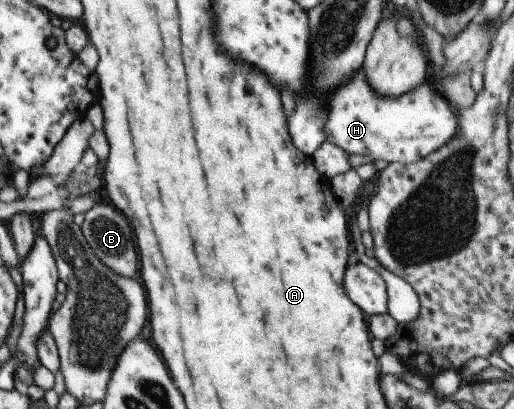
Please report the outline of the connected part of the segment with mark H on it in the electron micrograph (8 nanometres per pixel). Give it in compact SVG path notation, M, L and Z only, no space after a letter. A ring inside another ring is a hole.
M362 72L334 92L328 94L328 116L324 124L326 141L346 154L369 156L372 163L384 160L388 164L412 164L444 146L458 134L458 113L440 89L436 92L422 84L400 96L398 100L378 98L370 92Z

